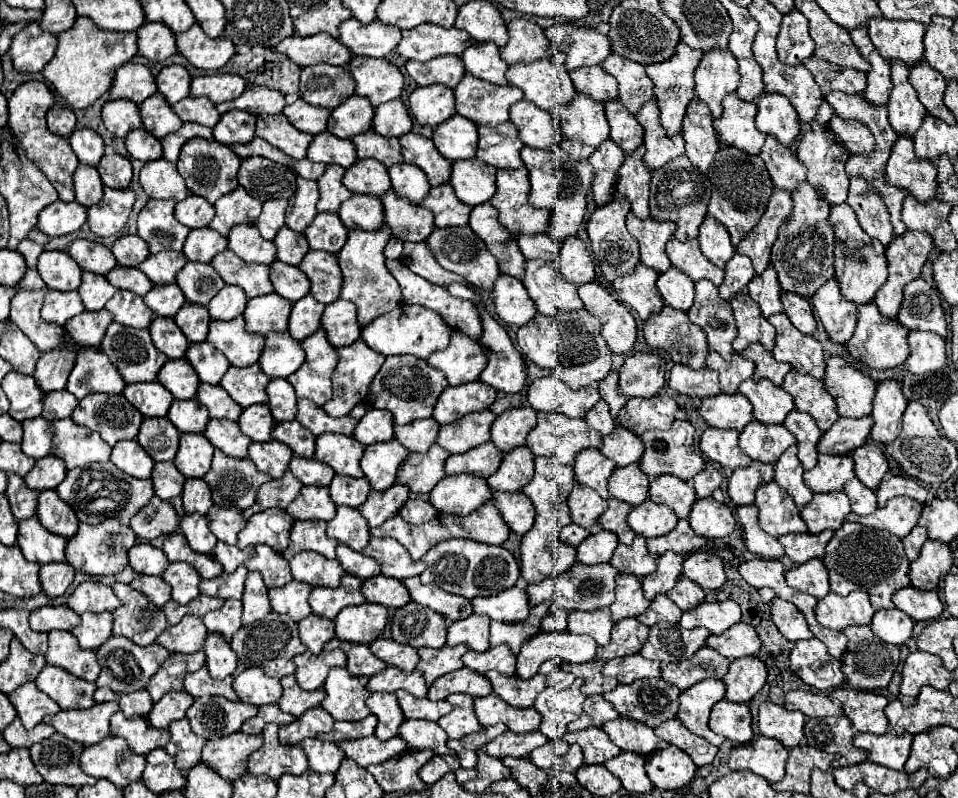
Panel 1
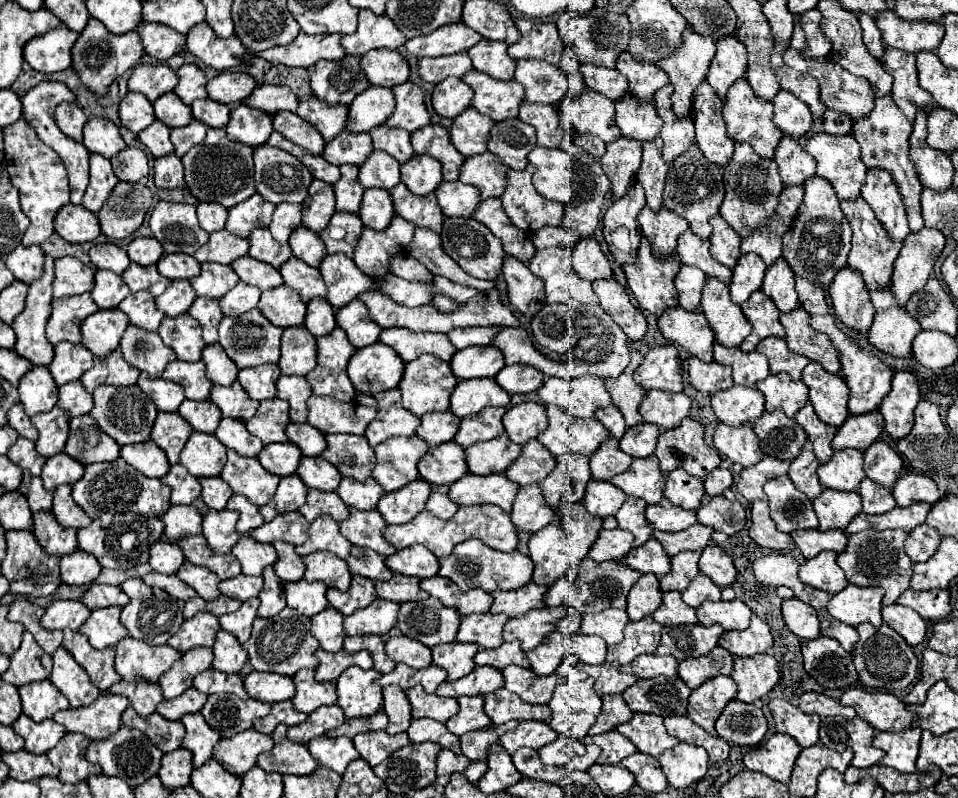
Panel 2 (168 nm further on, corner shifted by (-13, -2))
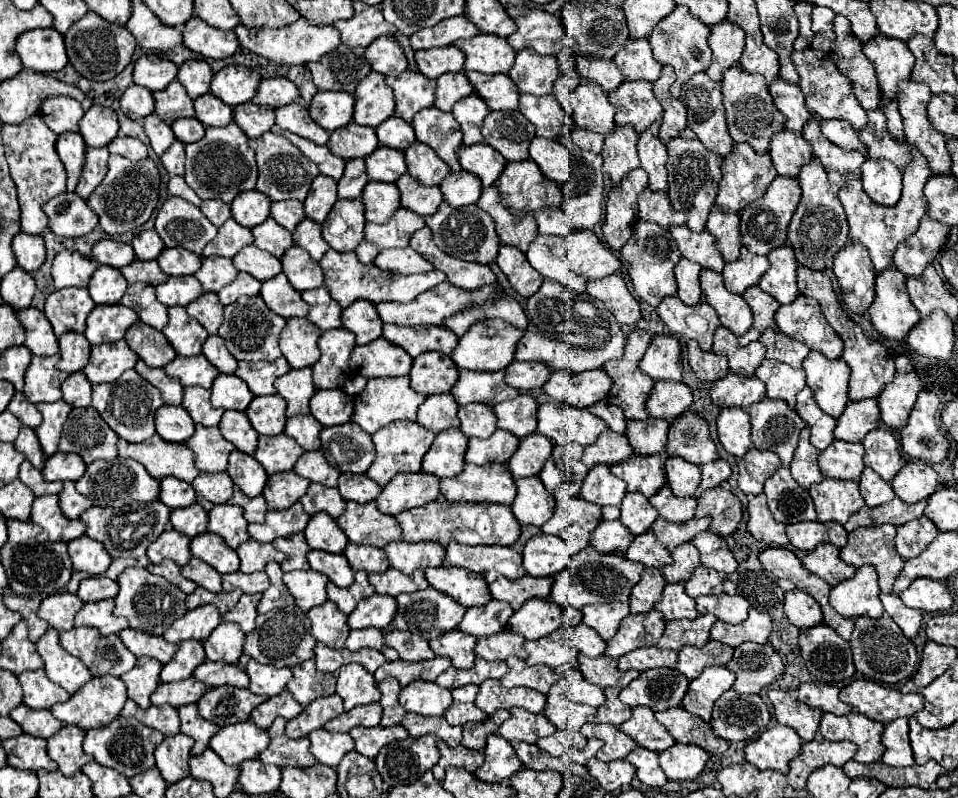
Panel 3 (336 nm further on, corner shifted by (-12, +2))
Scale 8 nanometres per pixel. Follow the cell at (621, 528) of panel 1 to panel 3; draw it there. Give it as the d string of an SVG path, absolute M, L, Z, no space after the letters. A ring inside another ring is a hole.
M627 493L623 497L621 521L629 527L629 531L633 535L645 533L657 517L659 517L659 513L655 511L655 507L649 505L647 497L643 497L641 493Z

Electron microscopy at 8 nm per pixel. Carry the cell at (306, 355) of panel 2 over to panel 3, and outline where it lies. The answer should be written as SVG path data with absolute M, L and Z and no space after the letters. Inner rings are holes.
M305 317L287 319L287 327L279 337L279 349L291 369L313 367L319 359L317 341L321 337L321 329L311 325Z

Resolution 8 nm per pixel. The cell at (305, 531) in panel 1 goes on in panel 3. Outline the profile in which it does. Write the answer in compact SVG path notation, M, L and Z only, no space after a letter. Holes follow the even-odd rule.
M317 513L311 517L305 529L305 539L311 549L321 549L329 553L343 553L347 545L345 533L327 513Z

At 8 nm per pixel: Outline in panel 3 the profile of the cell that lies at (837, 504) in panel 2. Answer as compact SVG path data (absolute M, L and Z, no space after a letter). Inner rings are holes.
M823 479L809 487L809 495L813 497L817 519L821 523L839 521L841 525L857 513L865 499L859 493L859 485L855 481L839 481L839 479Z

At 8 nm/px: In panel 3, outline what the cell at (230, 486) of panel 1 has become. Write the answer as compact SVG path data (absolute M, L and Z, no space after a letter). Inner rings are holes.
M233 451L229 455L229 467L227 467L229 477L233 483L247 495L247 497L257 497L263 493L265 481L267 481L267 471L263 465L247 453Z

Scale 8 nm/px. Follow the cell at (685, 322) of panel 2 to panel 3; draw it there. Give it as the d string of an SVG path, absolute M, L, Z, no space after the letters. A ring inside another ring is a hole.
M667 297L663 303L659 303L657 315L671 333L679 333L687 339L697 339L703 351L711 349L713 333L721 325L719 315L711 305L707 305L707 301L687 307L677 297Z

